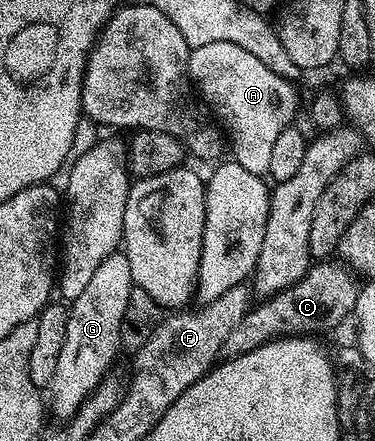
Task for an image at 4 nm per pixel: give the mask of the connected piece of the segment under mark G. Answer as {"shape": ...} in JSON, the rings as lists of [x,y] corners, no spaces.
{"shape":[[[122,251],[111,253],[103,260],[101,267],[81,295],[77,295],[75,301],[70,302],[67,315],[67,330],[65,331],[65,347],[61,347],[61,356],[57,359],[57,371],[53,371],[53,379],[49,386],[49,409],[56,413],[59,419],[70,419],[83,405],[83,400],[91,396],[100,385],[104,384],[107,372],[115,361],[115,356],[121,353],[119,344],[119,332],[121,331],[121,319],[125,319],[125,307],[129,307],[129,295],[133,288],[131,272],[129,271],[129,259]]]}

